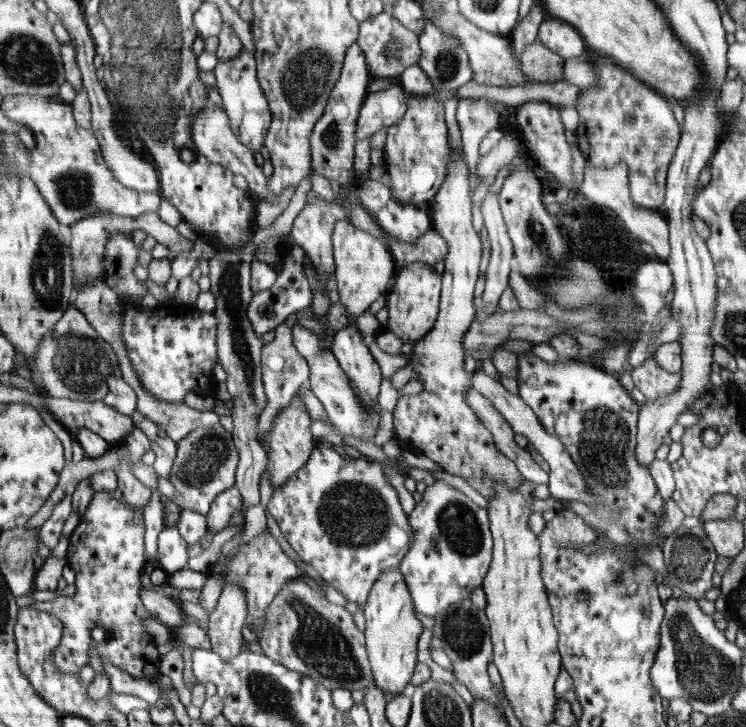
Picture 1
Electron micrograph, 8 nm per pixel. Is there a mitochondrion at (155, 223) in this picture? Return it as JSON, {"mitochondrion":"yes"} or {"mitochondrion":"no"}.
{"mitochondrion":"no"}

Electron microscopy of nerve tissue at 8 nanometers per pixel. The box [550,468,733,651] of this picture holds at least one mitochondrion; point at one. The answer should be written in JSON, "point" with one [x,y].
{"point":[689,553]}

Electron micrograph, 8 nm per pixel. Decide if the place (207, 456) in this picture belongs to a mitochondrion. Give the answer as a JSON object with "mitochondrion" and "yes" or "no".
{"mitochondrion":"yes"}

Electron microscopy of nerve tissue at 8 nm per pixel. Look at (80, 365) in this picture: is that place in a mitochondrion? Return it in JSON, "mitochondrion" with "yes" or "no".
{"mitochondrion":"yes"}

